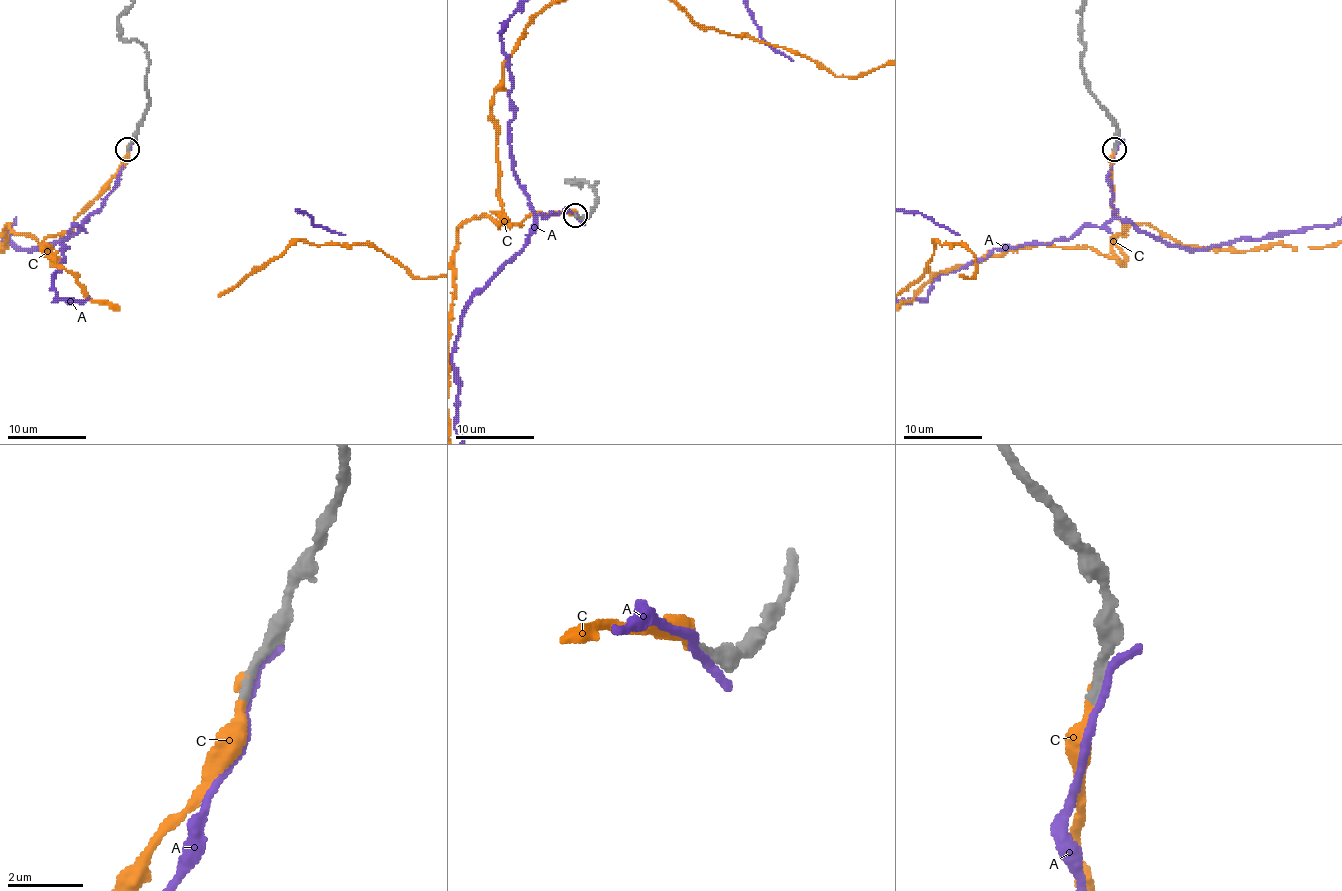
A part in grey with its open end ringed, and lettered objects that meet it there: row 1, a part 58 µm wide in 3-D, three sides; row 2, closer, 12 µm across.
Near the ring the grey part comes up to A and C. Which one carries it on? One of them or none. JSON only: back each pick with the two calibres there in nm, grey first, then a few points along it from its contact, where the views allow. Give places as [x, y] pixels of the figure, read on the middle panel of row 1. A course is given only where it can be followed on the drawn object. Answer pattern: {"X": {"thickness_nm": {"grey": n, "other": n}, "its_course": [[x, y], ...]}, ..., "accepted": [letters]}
{"C": {"thickness_nm": {"grey": 320, "other": 190}}, "accepted": ["C"]}

